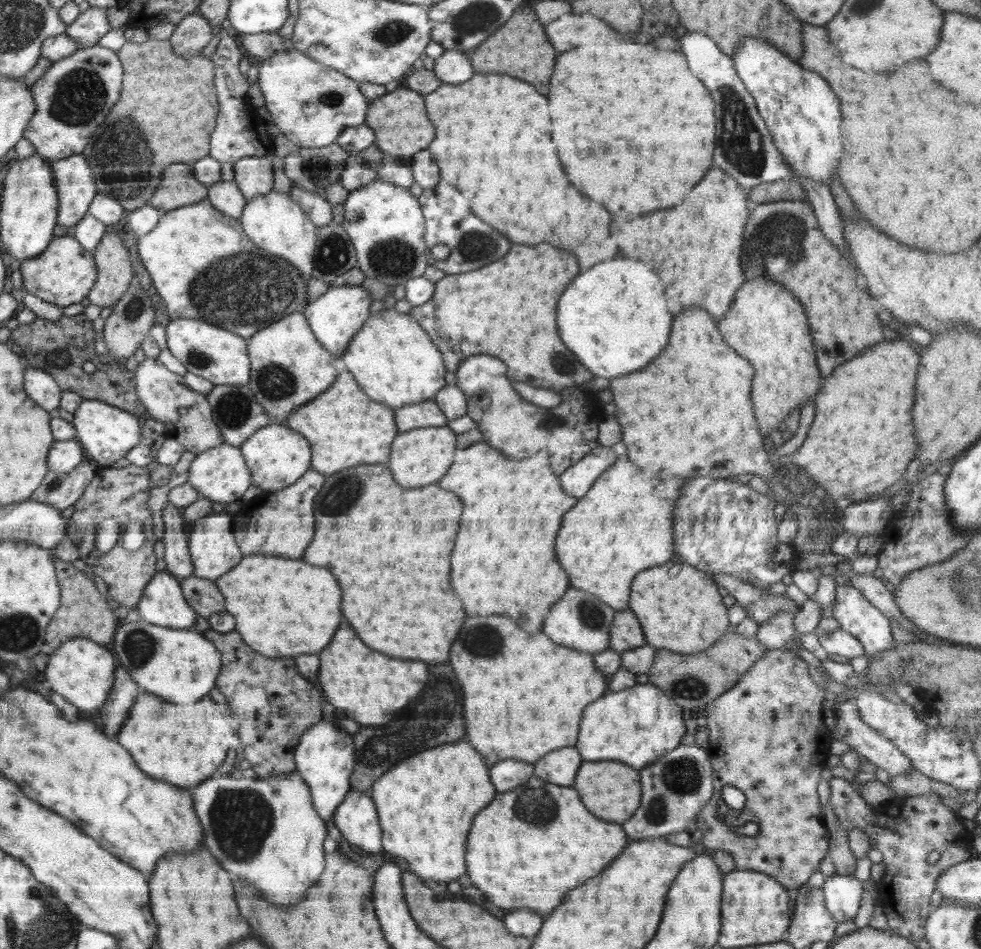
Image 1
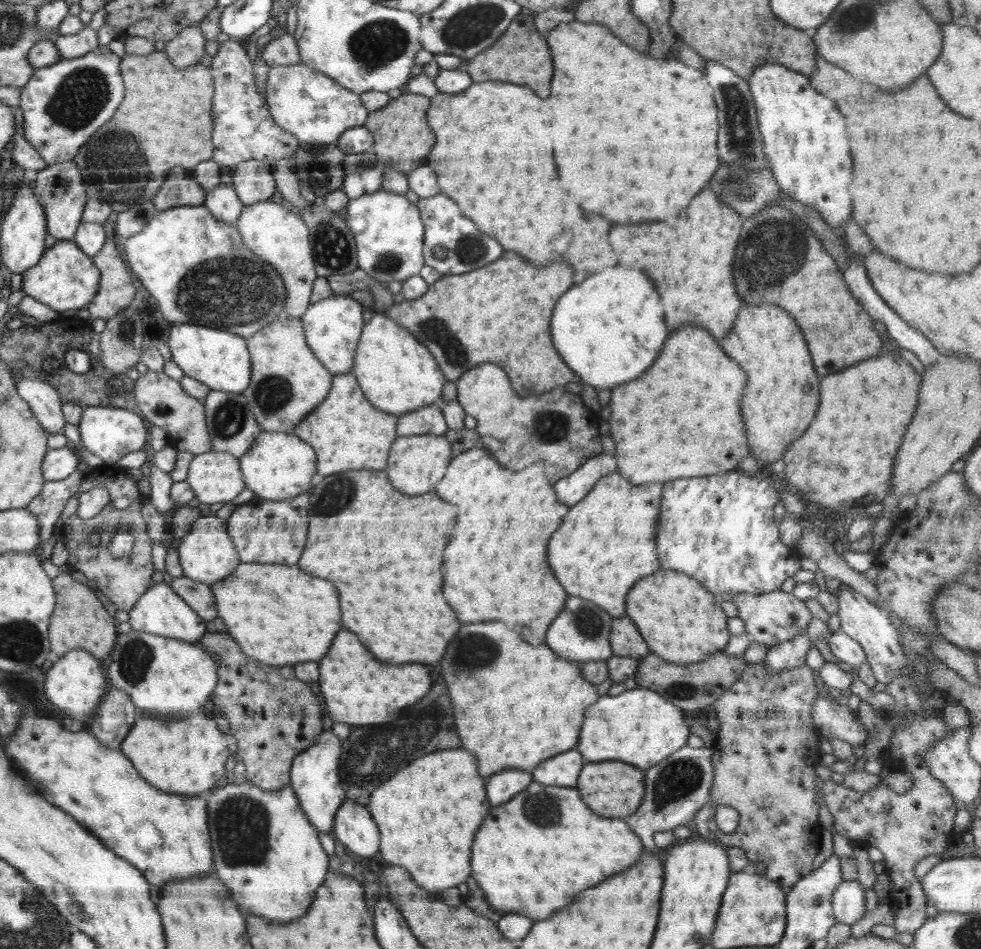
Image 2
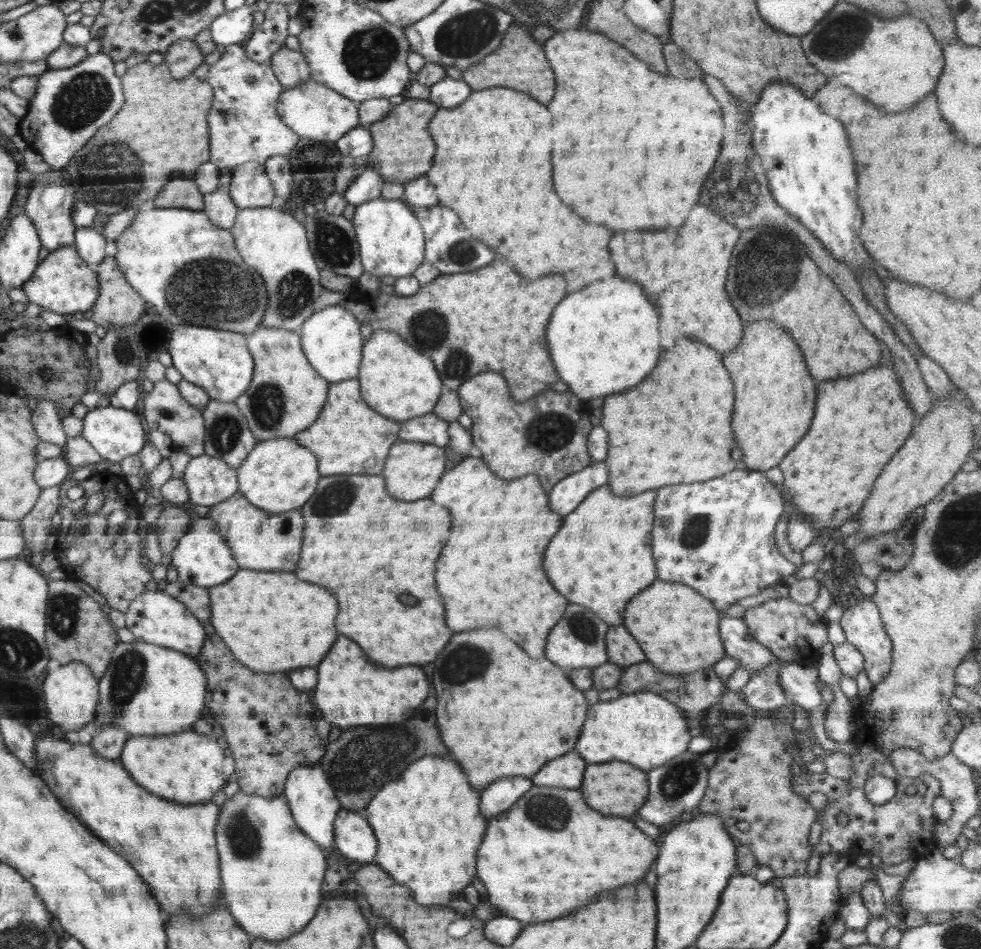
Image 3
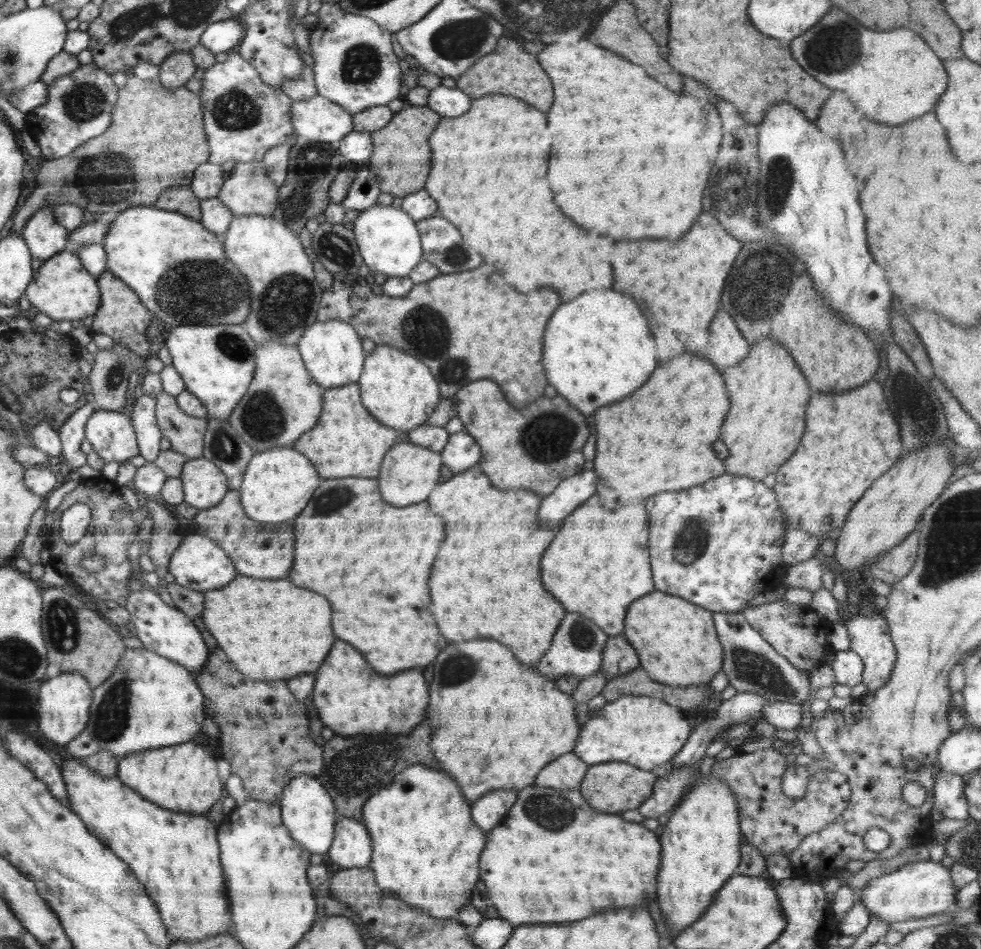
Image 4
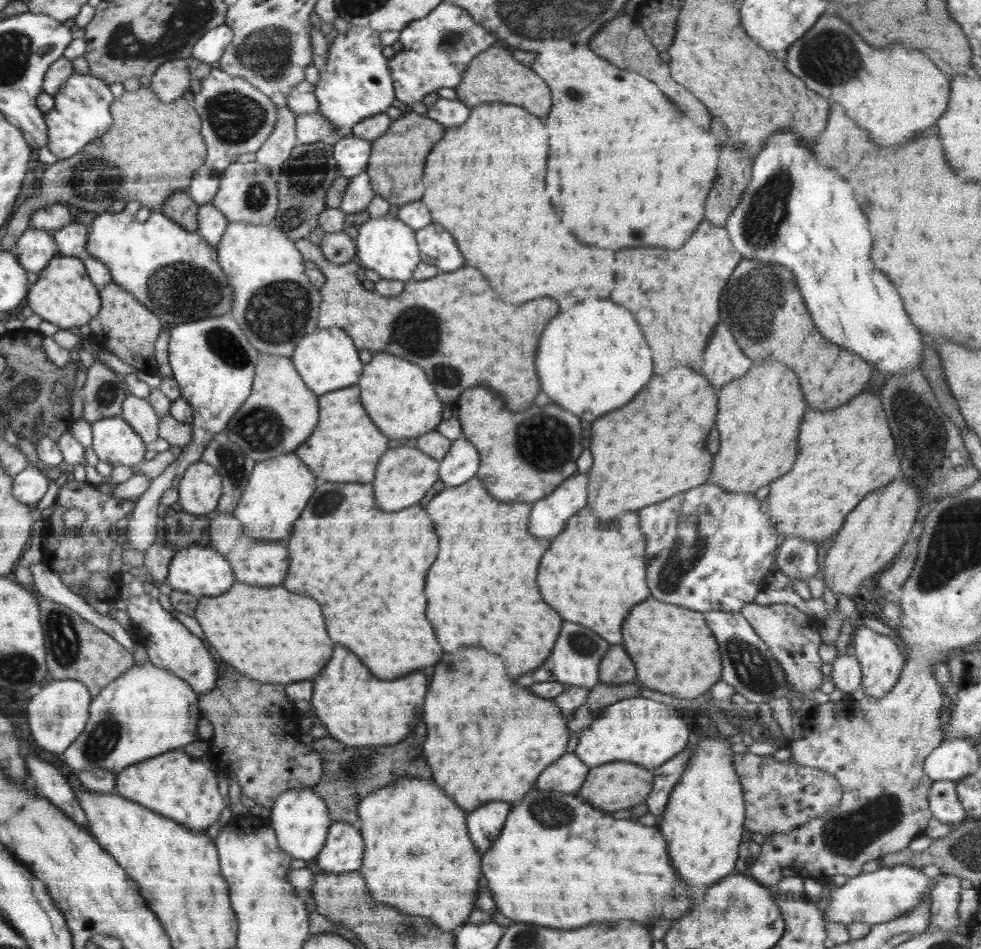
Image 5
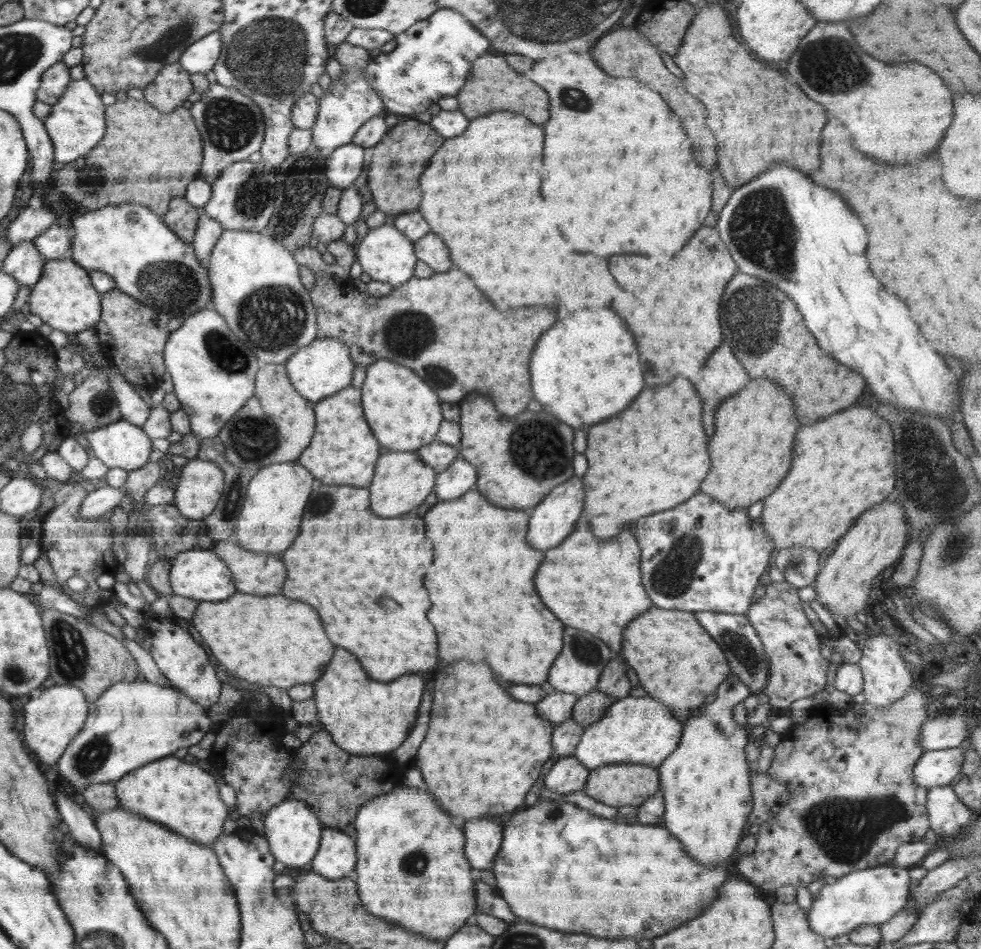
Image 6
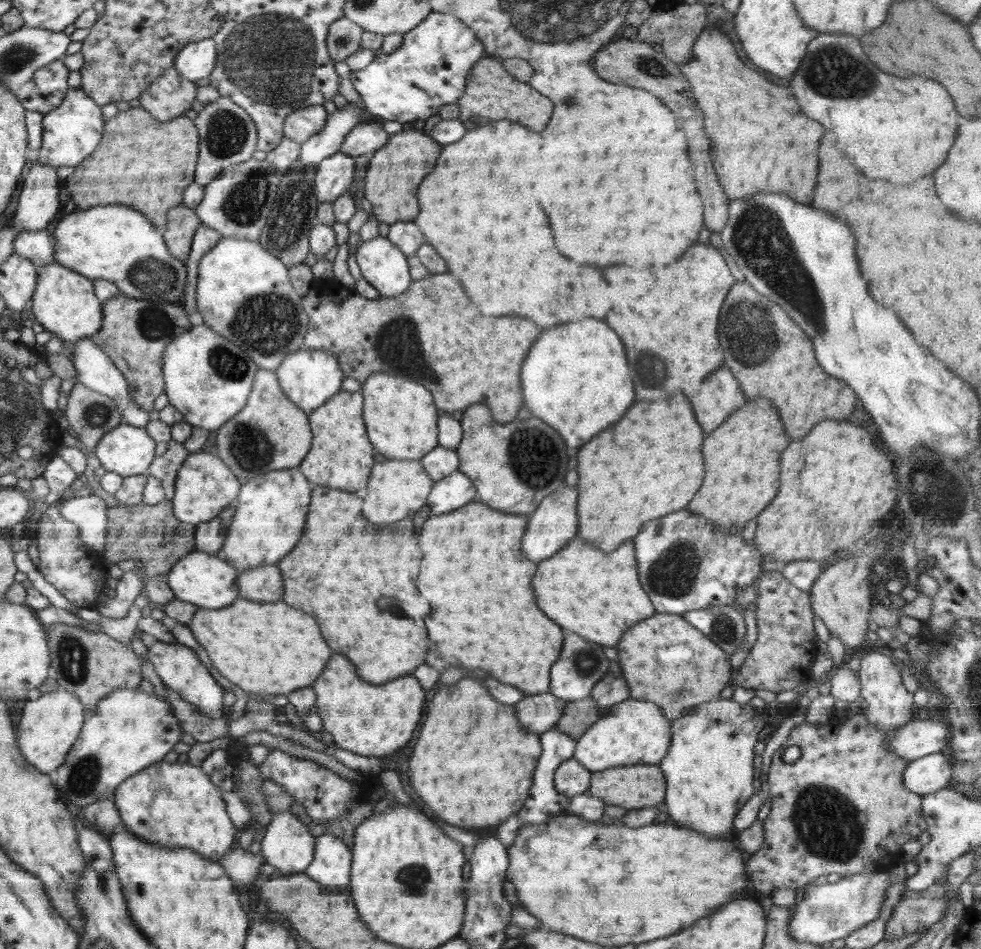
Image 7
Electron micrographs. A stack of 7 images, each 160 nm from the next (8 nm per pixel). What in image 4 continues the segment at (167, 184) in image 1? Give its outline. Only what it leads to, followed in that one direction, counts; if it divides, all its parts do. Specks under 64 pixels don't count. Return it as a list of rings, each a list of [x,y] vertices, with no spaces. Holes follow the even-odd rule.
[[[174,185],[166,189],[153,205],[160,210],[177,211],[190,219],[201,221],[200,203],[201,200],[196,198],[189,185]]]

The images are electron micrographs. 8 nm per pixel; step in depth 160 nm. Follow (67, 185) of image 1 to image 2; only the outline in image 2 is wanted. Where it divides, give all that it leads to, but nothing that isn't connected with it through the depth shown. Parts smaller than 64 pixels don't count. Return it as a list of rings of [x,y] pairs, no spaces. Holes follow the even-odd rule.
[[[69,161],[47,165],[46,168],[35,172],[33,178],[37,198],[40,198],[46,210],[50,236],[54,236],[58,241],[73,240],[84,220],[82,216],[89,200],[88,189],[82,180],[84,177],[80,176],[80,170],[76,168],[74,162]]]

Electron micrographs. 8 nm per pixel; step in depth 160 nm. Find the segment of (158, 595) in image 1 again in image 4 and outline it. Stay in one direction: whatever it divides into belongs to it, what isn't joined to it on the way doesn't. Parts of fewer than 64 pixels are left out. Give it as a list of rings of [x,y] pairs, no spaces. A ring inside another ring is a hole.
[[[141,588],[134,590],[128,601],[126,610],[130,614],[130,622],[136,628],[136,637],[144,644],[144,649],[154,651],[166,658],[180,662],[188,667],[192,674],[198,675],[201,668],[207,663],[209,649],[198,628],[178,608],[170,608],[162,602],[162,598],[154,592],[154,588]]]

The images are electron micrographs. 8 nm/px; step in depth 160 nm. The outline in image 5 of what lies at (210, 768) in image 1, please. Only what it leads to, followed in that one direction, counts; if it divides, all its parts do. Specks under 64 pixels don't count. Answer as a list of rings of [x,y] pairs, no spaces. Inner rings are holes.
[[[184,748],[174,749],[121,770],[115,778],[115,792],[124,798],[141,803],[142,806],[149,807],[150,810],[166,818],[173,819],[174,822],[181,823],[182,826],[189,827],[194,832],[205,832],[214,822],[218,822],[220,812],[226,806],[227,798],[220,794],[217,779],[215,772],[204,765],[201,759],[190,757],[184,752]]]

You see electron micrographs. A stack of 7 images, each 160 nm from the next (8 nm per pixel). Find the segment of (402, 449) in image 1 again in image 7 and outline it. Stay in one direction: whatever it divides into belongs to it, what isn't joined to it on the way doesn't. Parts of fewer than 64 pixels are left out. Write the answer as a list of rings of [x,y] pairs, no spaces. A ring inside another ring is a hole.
[[[386,459],[375,463],[368,479],[368,488],[364,489],[362,514],[366,520],[376,524],[390,524],[404,519],[412,519],[415,512],[427,504],[427,498],[434,486],[434,481],[424,470],[419,460]]]

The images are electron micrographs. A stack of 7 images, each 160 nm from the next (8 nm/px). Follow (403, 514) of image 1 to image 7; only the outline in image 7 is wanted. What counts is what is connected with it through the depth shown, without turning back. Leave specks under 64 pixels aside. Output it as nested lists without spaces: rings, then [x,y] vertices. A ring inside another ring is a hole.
[[[324,486],[314,488],[304,536],[278,566],[286,584],[284,602],[314,616],[328,646],[350,658],[362,680],[382,684],[424,664],[428,642],[424,618],[430,612],[430,604],[416,590],[422,554],[418,550],[412,519],[400,520],[390,526],[372,524],[364,520],[360,512],[362,498],[358,494]],[[380,598],[398,600],[404,612],[402,622],[406,622],[400,624],[398,616],[392,616],[394,612],[380,612],[376,606]]]

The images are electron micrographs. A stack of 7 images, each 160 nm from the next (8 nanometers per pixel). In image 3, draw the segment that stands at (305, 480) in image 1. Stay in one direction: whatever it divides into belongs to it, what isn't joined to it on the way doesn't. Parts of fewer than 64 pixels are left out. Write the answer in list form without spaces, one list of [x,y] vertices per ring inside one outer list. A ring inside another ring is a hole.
[[[236,492],[225,501],[211,506],[205,517],[216,523],[217,531],[225,538],[239,569],[294,573],[300,556],[305,524],[300,512],[301,510],[296,508],[272,514],[254,506],[241,492]]]

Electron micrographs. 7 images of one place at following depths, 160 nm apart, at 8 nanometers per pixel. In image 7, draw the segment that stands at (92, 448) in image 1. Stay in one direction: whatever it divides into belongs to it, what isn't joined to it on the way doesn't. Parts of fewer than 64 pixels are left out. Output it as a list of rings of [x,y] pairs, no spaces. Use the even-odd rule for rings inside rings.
[[[122,422],[98,441],[94,453],[107,472],[126,478],[148,471],[156,460],[156,444],[145,428]]]

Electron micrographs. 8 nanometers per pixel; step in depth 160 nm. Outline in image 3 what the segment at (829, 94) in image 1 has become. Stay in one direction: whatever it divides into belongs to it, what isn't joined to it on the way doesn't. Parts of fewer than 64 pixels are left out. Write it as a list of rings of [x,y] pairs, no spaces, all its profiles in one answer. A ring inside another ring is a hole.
[[[782,80],[771,82],[764,91],[760,94],[758,98],[758,103],[754,106],[752,113],[752,129],[753,129],[753,148],[756,155],[761,159],[761,167],[766,172],[768,186],[770,192],[772,193],[773,201],[780,205],[788,214],[795,217],[806,227],[822,244],[823,247],[829,252],[830,256],[833,256],[836,260],[839,260],[842,264],[845,264],[849,269],[857,268],[871,268],[870,258],[866,254],[867,250],[864,248],[862,242],[860,242],[860,206],[858,206],[858,198],[856,198],[856,174],[854,174],[854,160],[852,160],[852,152],[850,152],[850,146],[848,146],[848,136],[846,136],[846,130],[842,126],[840,120],[832,117],[830,114],[826,113],[826,108],[818,106],[819,102],[813,99],[808,99],[802,91],[790,85],[789,82],[784,82]]]

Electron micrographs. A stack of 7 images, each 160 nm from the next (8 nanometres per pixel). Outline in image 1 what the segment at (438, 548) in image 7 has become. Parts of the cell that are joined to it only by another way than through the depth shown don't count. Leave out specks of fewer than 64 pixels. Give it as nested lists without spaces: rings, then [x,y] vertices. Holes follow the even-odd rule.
[[[480,440],[478,443],[474,443],[465,449],[457,449],[454,455],[454,462],[450,465],[446,474],[437,482],[437,485],[442,486],[444,490],[454,492],[464,502],[464,512],[462,512],[462,518],[460,518],[460,530],[456,534],[456,544],[454,544],[454,550],[452,550],[452,556],[450,556],[450,560],[452,560],[450,586],[454,588],[454,596],[458,596],[462,600],[466,614],[468,616],[488,616],[488,614],[502,614],[504,616],[504,608],[506,608],[506,616],[510,616],[514,622],[518,622],[518,626],[522,626],[522,630],[526,630],[530,634],[538,634],[542,630],[542,622],[544,622],[548,610],[568,590],[568,576],[560,568],[560,564],[554,560],[556,558],[556,554],[554,554],[554,538],[556,538],[556,532],[560,530],[562,516],[578,502],[575,496],[571,494],[568,496],[568,494],[562,492],[558,476],[554,476],[552,470],[550,470],[550,466],[548,466],[548,453],[542,450],[537,452],[536,456],[532,456],[532,458],[516,462],[516,460],[510,460],[504,454],[496,452],[495,448]]]

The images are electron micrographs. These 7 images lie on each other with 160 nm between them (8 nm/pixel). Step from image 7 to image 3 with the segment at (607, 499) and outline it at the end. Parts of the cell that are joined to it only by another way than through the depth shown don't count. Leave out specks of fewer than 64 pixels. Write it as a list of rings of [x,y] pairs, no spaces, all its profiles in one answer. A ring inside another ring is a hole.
[[[680,338],[672,350],[660,354],[658,366],[642,384],[624,394],[610,394],[600,404],[600,425],[608,432],[608,456],[603,461],[608,467],[610,490],[618,496],[634,496],[666,485],[704,482],[738,468],[740,465],[730,456],[731,450],[737,447],[730,426],[732,404],[734,388],[722,366],[722,354],[706,344]]]

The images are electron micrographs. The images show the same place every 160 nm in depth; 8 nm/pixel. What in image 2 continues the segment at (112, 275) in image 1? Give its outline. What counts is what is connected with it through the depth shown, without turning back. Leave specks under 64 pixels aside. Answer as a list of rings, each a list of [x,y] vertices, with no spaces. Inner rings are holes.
[[[107,239],[100,252],[93,257],[94,266],[101,275],[97,294],[87,308],[91,320],[103,318],[107,321],[130,306],[136,288],[132,284],[132,274],[116,250],[114,240]]]

